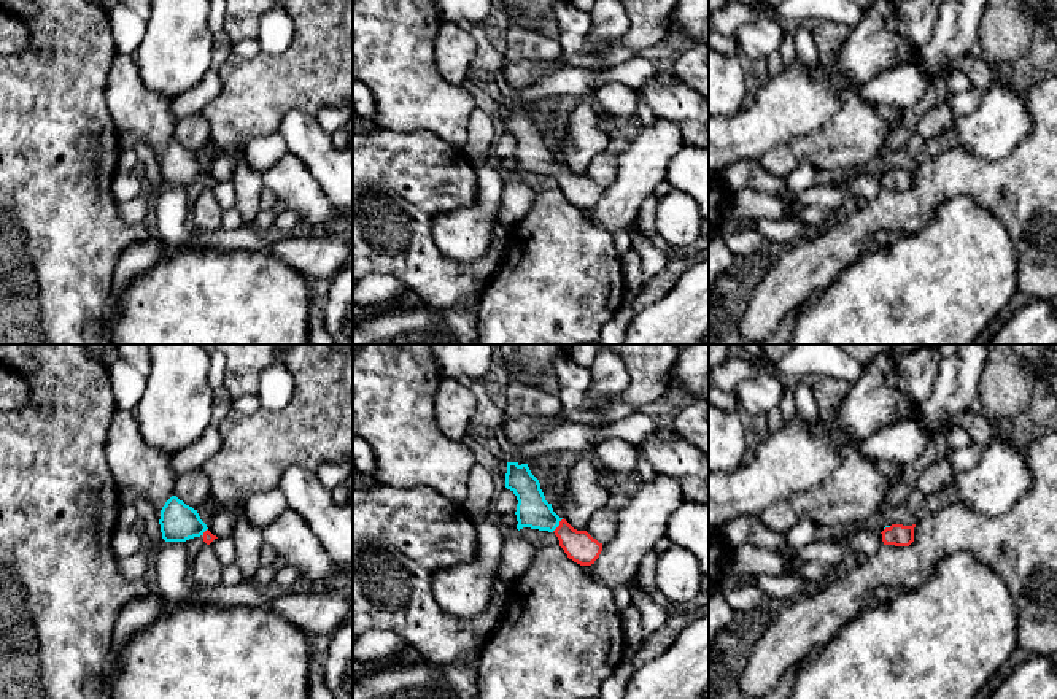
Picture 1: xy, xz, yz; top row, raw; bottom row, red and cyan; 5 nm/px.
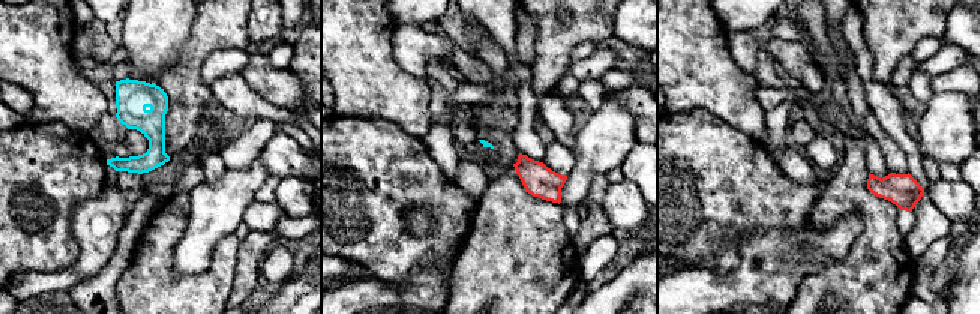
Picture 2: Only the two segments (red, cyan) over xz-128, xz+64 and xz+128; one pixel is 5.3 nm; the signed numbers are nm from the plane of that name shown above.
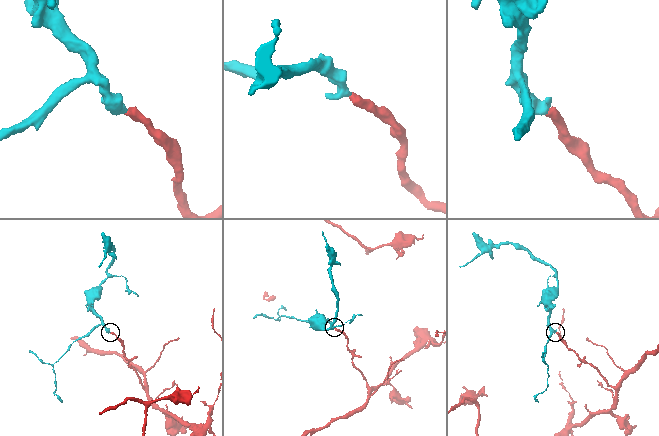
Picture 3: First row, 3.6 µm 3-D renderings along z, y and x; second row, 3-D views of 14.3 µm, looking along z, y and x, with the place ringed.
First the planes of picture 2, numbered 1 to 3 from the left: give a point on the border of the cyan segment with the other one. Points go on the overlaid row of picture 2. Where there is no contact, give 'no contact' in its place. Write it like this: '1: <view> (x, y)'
1: no contact
2: no contact
3: no contact

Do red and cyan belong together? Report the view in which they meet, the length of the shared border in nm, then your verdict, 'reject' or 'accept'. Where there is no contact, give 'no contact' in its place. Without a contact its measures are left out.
meets red in xz; contact 90 nm long; accept

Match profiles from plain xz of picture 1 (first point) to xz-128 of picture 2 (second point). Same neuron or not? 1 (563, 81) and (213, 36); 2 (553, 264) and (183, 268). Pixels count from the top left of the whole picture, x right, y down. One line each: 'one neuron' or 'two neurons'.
1: two neurons
2: two neurons

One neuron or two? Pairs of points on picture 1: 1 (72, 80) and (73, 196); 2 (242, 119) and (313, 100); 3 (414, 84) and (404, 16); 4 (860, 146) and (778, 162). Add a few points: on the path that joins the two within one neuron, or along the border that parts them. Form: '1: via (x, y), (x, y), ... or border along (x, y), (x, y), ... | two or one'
1: via (72, 108), (72, 167) | one
2: via (259, 102), (296, 100) | one
3: via (404, 67), (404, 34) | one
4: via (840, 146), (798, 150) | one

